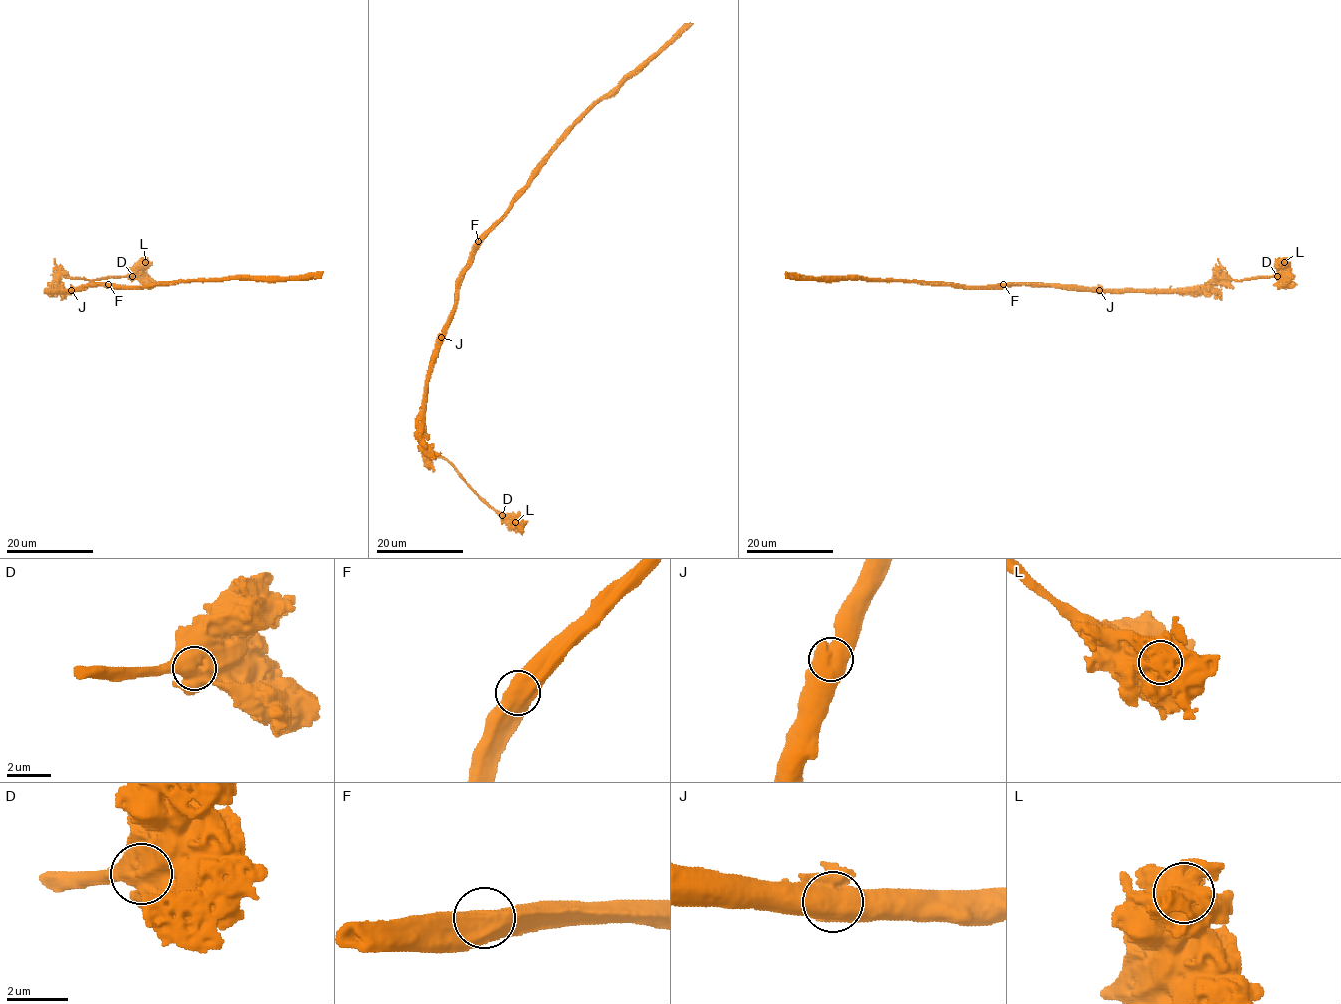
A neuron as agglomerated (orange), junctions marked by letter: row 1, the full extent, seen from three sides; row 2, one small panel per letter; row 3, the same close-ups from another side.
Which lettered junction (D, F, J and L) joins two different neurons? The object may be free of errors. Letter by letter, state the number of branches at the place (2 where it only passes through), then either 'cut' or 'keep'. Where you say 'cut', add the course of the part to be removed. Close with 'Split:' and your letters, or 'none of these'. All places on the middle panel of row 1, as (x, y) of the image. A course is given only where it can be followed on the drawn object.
D: 4 branches meet; keep
F: 2 branches meet; keep
J: 3 branches meet; keep
L: 2 branches meet; keep
Split: none of these

